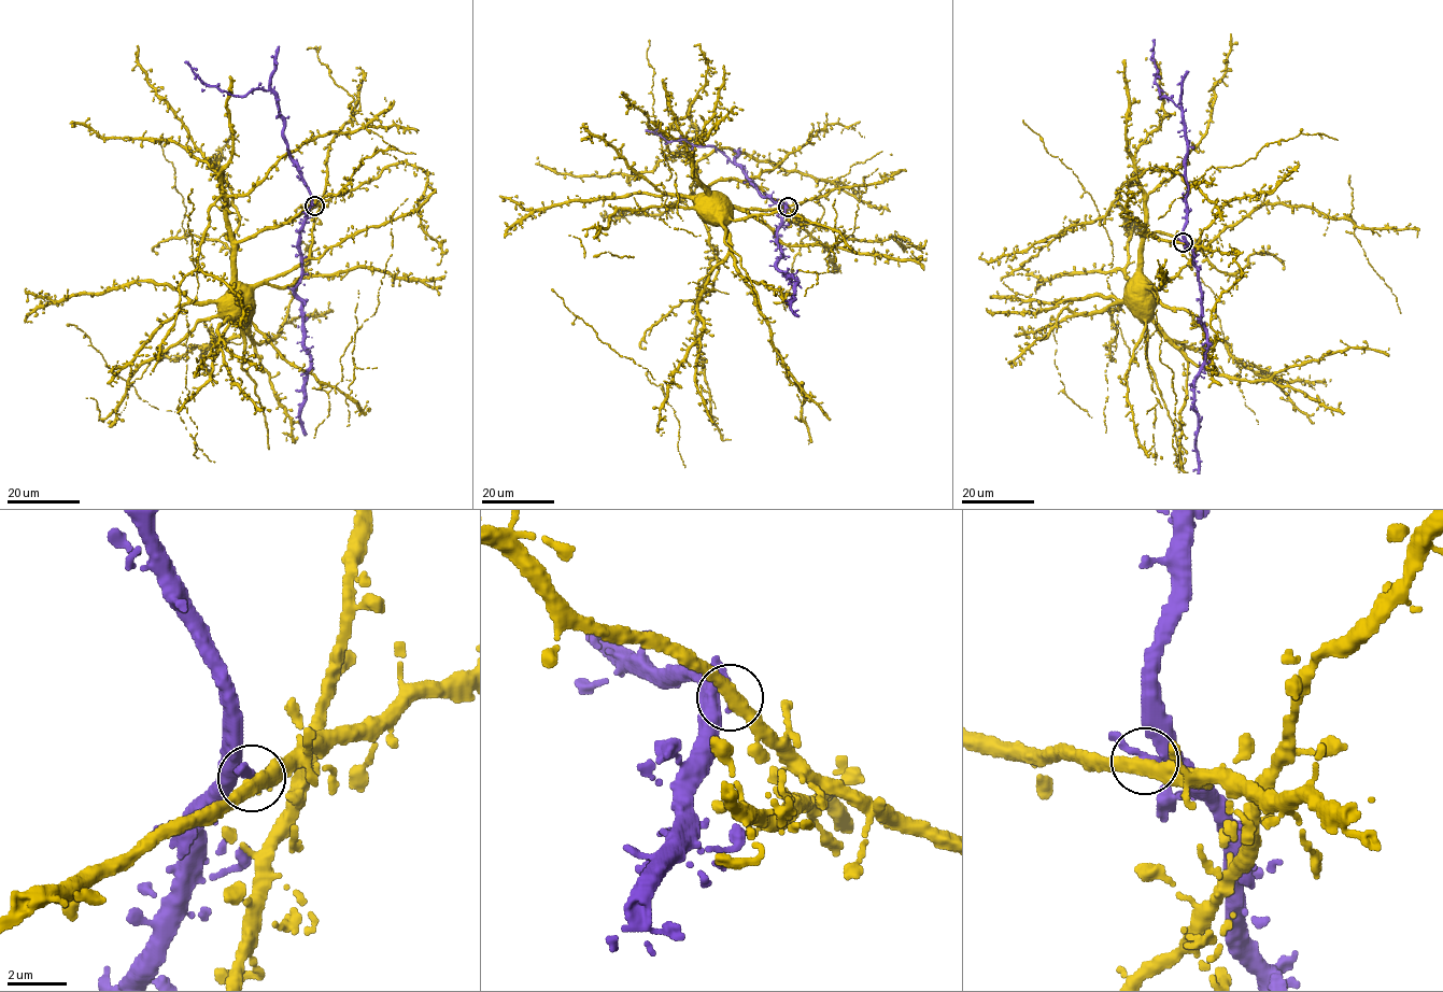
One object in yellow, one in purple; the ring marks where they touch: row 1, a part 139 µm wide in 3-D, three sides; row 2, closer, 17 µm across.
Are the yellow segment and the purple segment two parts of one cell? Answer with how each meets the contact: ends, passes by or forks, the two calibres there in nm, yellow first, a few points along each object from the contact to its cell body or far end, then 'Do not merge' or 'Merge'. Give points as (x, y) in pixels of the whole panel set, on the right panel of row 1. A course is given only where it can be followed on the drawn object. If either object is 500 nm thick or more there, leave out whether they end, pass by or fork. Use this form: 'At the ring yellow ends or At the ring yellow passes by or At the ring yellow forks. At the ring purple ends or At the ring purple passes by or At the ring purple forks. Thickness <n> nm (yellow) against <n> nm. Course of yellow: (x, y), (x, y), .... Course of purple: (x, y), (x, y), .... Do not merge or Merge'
At the ring yellow passes by. At the ring purple passes by. Thickness 400 nm (yellow) against 200 nm. Course of yellow: (1183, 241), (1140, 232), (1147, 291), (1136, 296). Course of purple: (1183, 241), (1191, 248), (1207, 345), (1205, 364), (1194, 383), (1198, 467), (1192, 471). Do not merge

